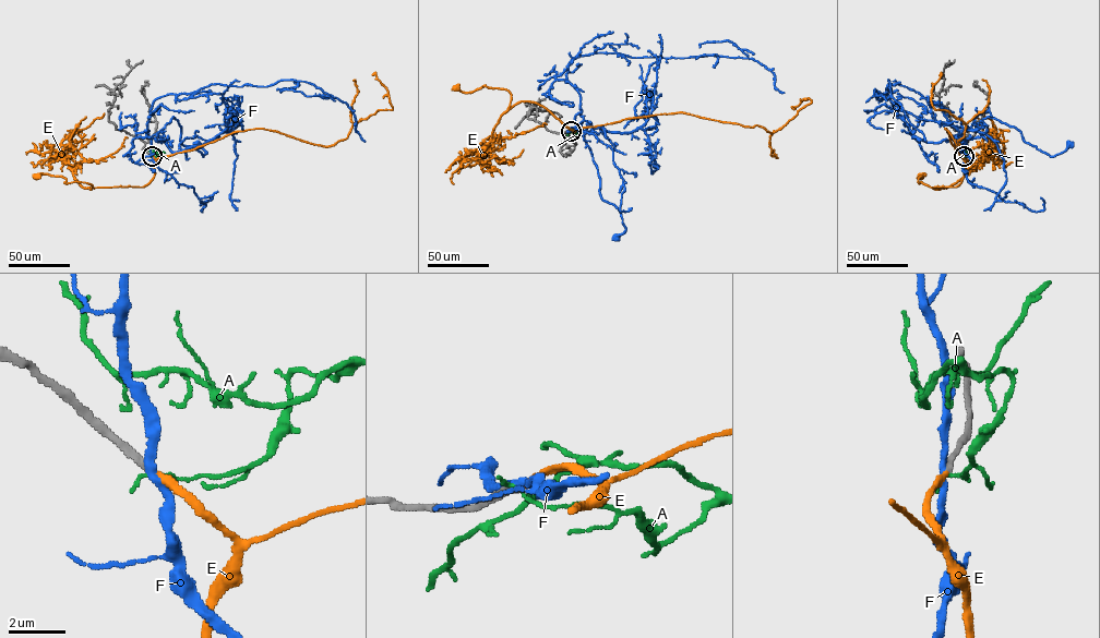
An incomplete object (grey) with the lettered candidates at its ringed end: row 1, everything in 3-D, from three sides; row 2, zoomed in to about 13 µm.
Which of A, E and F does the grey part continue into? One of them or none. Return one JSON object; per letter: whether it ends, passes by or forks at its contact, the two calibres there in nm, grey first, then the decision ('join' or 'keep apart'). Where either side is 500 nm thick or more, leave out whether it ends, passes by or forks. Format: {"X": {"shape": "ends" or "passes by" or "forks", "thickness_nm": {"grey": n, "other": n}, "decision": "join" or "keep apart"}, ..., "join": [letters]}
{"A": {"shape": "ends", "thickness_nm": {"grey": 260, "other": 140}, "decision": "keep apart"}, "E": {"shape": "ends", "thickness_nm": {"grey": 260, "other": 240}, "decision": "join"}, "F": {"shape": "passes by", "thickness_nm": {"grey": 280, "other": 260}, "decision": "keep apart"}, "join": ["E"]}

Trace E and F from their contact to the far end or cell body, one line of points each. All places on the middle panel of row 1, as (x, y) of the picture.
E: (571, 131), (534, 103), (519, 101), (509, 109), (511, 95), (505, 89), (485, 85), (466, 92), (456, 87)
F: (571, 131), (573, 128), (580, 131), (589, 147), (599, 178), (600, 197), (620, 212), (625, 230), (616, 237)

